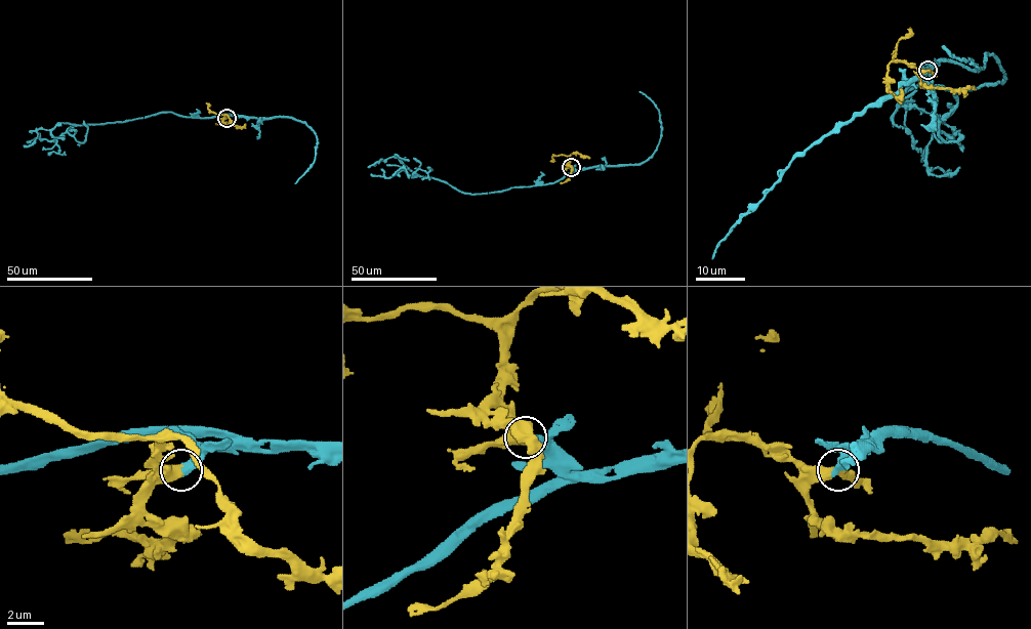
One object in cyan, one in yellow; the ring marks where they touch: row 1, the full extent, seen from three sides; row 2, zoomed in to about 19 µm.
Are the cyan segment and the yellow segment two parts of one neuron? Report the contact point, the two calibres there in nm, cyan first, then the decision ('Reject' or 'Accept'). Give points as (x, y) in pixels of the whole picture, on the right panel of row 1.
Place: (928, 70). Thickness 500 nm (cyan) against 480 nm. Accept

